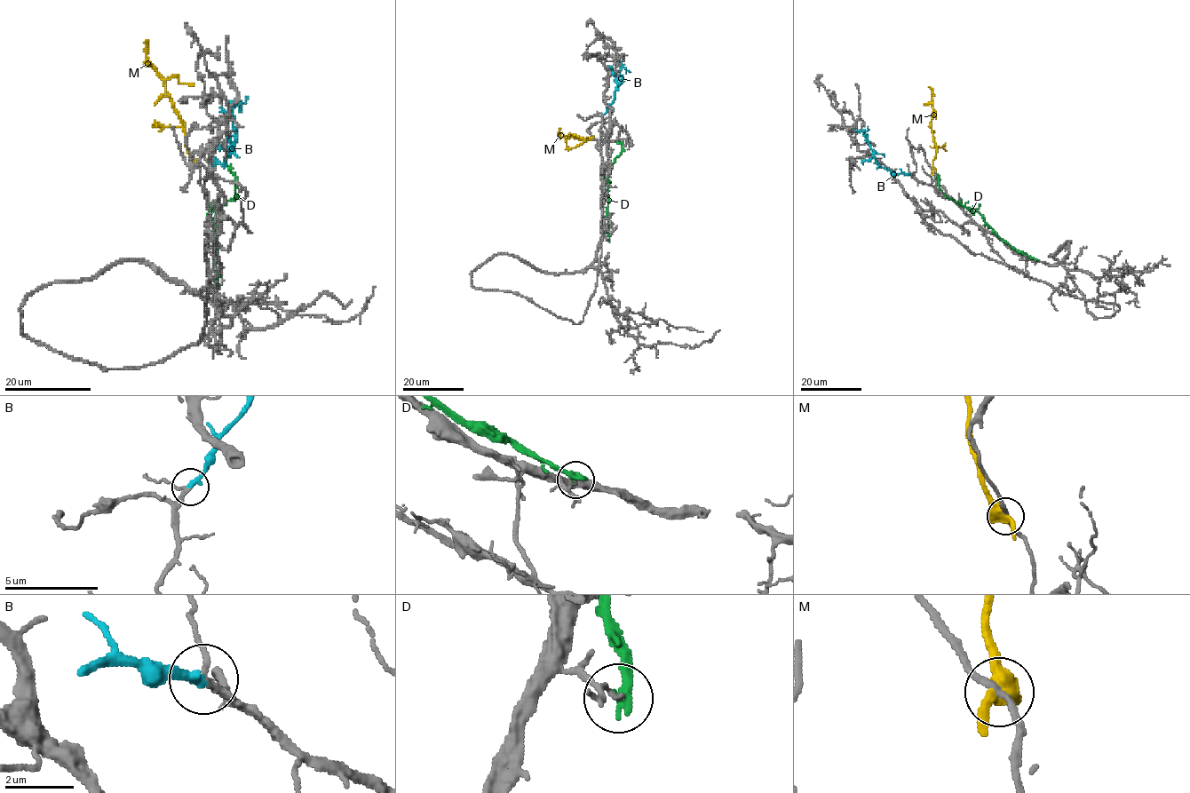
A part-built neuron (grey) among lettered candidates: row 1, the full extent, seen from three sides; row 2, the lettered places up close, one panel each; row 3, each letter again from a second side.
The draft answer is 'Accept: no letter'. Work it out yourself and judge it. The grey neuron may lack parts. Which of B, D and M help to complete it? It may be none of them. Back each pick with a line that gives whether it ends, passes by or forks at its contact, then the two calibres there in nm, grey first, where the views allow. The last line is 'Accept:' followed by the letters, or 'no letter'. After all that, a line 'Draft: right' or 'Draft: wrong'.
B: It ends there. Thickness 160 nm (grey) against 300 nm
Accept: B
Draft: wrong

